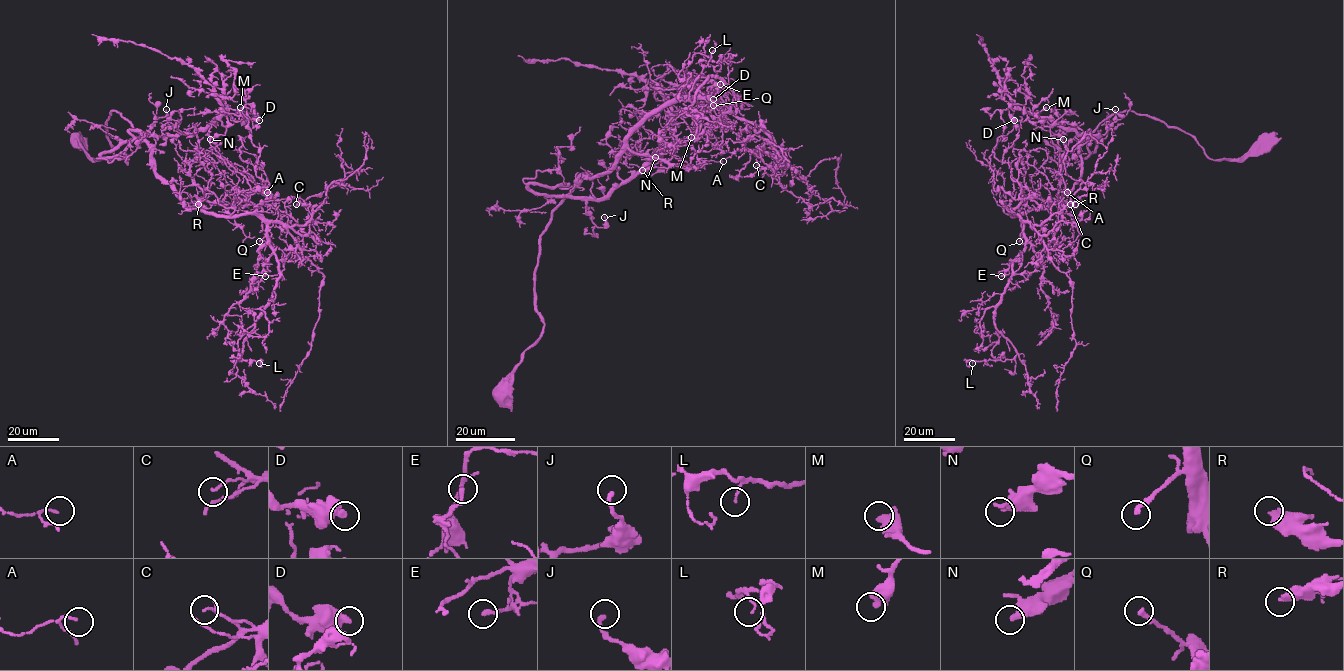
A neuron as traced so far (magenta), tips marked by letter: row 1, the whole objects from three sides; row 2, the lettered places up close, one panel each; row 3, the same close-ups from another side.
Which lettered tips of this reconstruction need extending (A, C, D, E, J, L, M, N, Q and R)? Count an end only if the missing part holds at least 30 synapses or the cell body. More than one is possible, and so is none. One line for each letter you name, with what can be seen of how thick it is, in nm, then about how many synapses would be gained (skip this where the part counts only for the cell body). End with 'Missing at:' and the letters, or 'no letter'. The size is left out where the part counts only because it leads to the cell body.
Q: 240 nm | 40 syn
R: 440 nm | 30 syn
Missing at: Q, R

